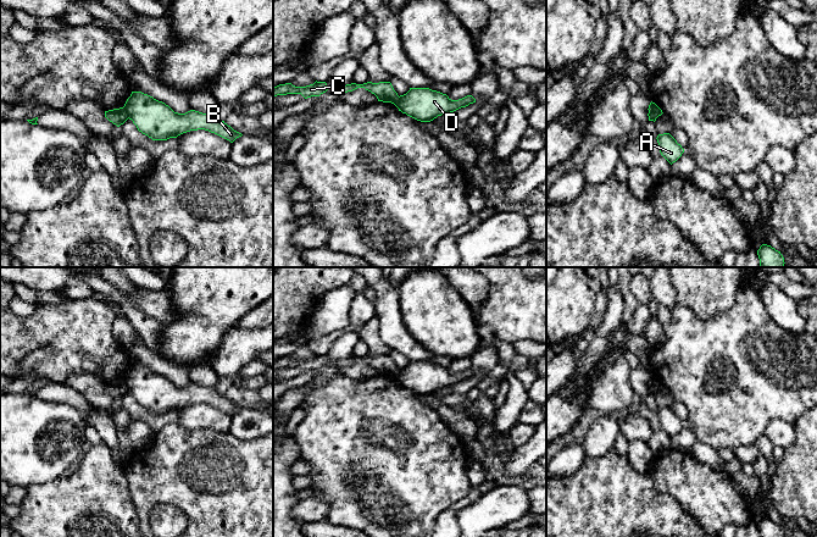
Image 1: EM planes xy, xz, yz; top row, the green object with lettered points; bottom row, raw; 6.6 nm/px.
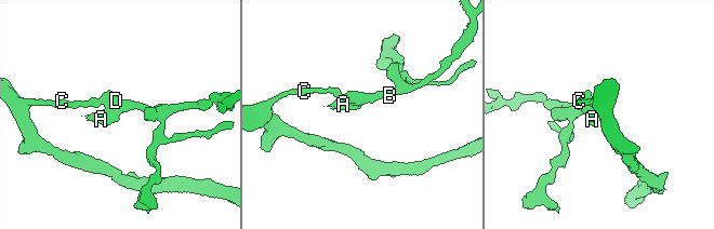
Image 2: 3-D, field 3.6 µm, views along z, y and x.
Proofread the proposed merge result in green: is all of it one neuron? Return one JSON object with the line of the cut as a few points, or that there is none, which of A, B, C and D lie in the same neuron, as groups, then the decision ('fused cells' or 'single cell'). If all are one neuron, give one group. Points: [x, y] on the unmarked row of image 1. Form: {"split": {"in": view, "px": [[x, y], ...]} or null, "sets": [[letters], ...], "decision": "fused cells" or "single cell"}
{"split": {"in": "xy", "px": [[122, 381], [128, 391]]}, "sets": [["A", "B", "D"], ["C"]], "decision": "fused cells"}

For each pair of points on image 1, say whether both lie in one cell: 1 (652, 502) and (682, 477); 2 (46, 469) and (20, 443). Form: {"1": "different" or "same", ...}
{"1": "different", "2": "same"}

